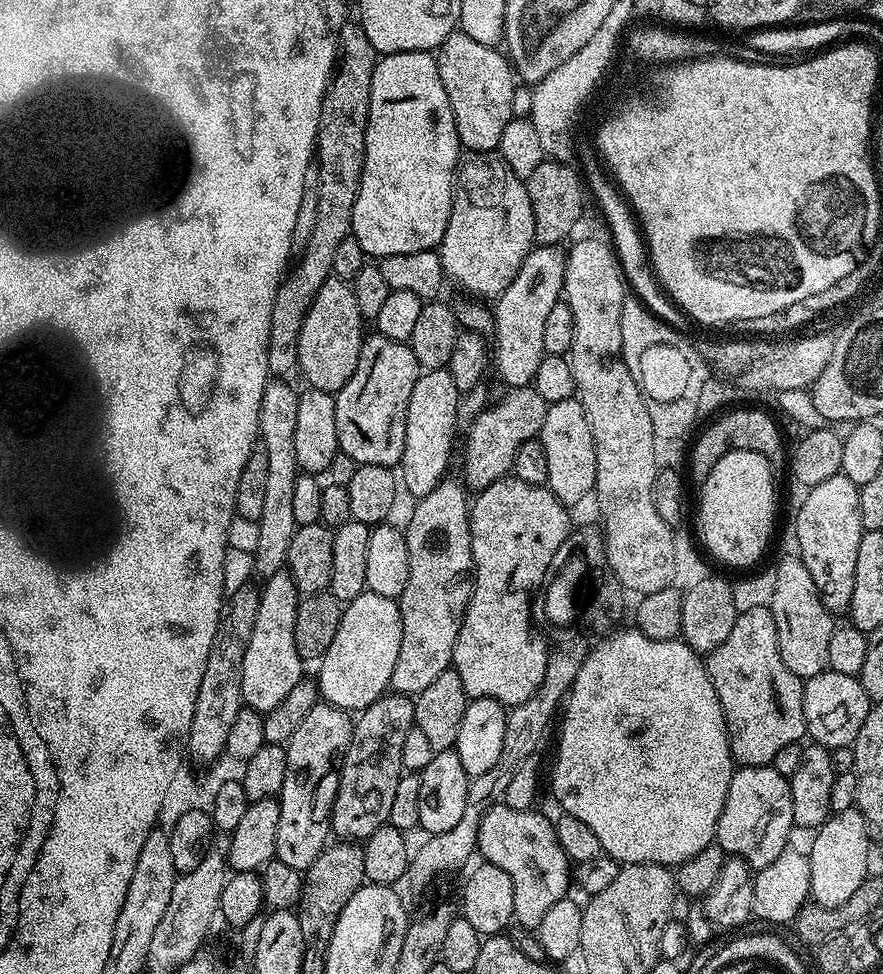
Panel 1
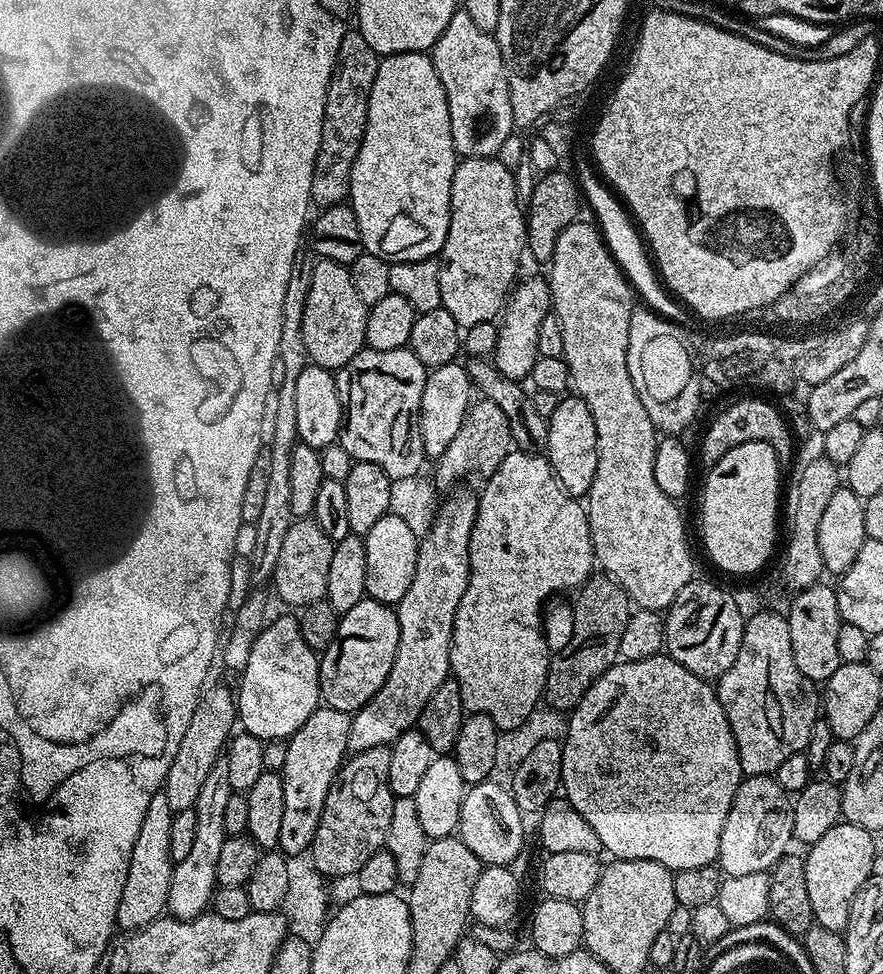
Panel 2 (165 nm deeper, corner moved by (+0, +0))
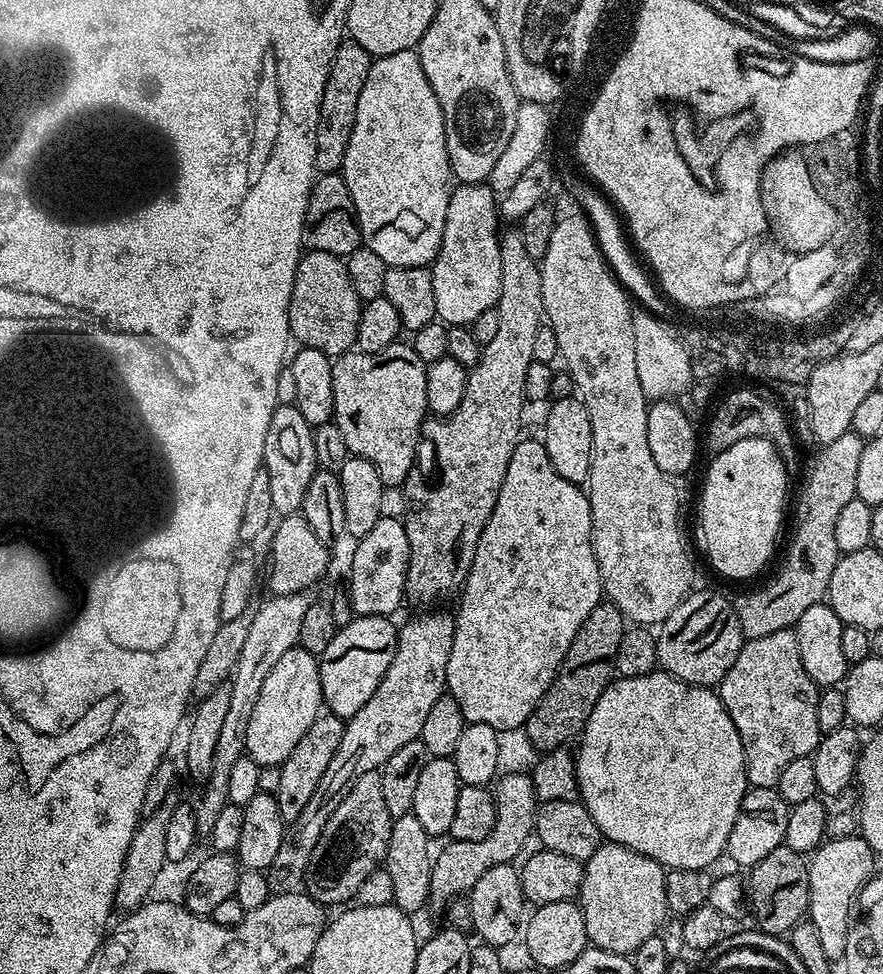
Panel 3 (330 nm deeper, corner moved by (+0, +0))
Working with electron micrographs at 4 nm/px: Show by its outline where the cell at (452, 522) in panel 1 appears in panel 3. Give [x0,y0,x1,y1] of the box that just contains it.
[266,610,456,896]

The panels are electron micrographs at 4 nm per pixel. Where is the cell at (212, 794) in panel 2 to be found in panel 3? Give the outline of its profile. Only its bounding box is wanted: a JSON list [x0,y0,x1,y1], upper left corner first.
[195,592,310,834]

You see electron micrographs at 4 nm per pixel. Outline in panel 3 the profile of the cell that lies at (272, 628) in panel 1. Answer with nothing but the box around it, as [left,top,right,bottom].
[246,646,324,765]

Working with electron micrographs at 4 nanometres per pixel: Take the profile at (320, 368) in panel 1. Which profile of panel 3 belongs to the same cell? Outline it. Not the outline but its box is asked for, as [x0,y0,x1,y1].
[288,251,362,358]

